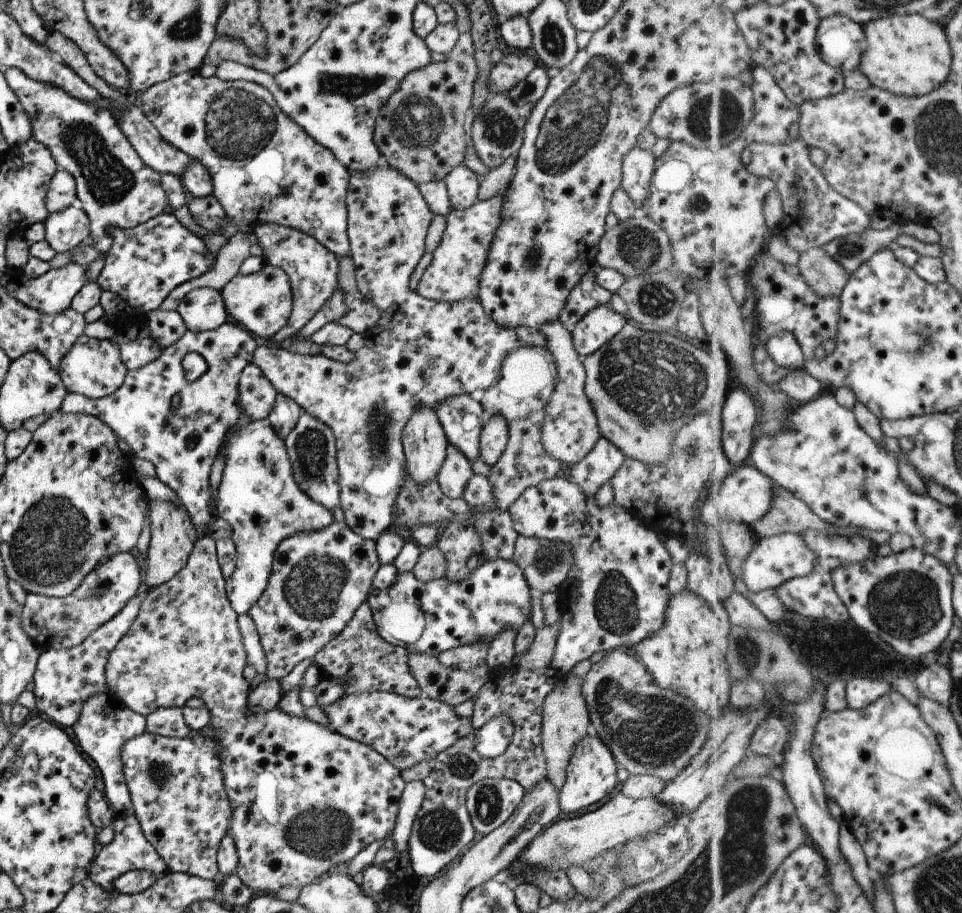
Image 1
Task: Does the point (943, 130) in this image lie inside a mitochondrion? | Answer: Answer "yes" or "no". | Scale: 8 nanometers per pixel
yes

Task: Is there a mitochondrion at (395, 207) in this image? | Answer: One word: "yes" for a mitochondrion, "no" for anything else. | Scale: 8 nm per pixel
no

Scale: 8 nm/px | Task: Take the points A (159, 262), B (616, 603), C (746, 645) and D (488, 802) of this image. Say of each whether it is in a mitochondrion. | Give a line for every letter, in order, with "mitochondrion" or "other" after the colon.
A: other
B: mitochondrion
C: mitochondrion
D: mitochondrion

